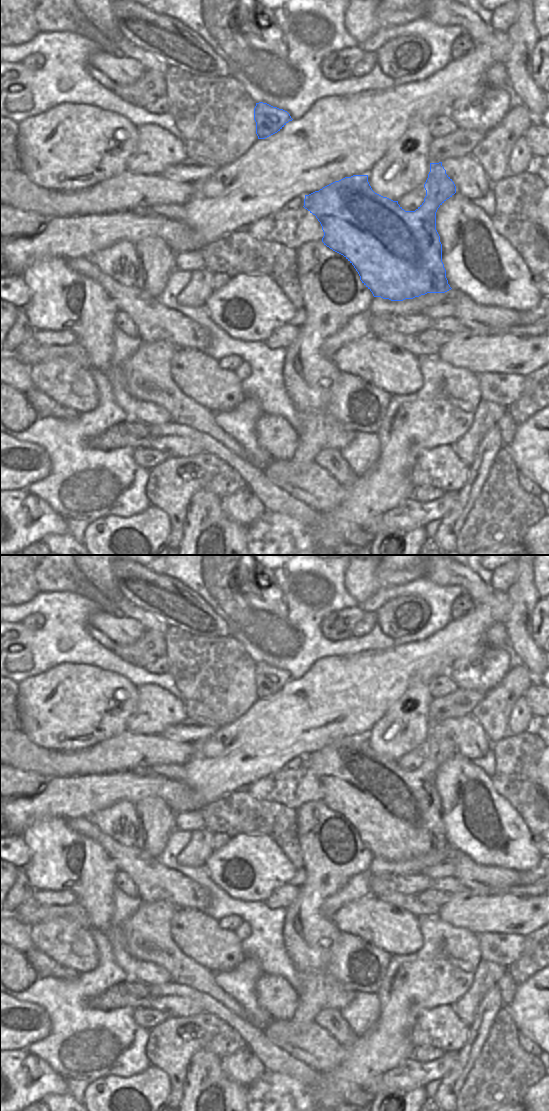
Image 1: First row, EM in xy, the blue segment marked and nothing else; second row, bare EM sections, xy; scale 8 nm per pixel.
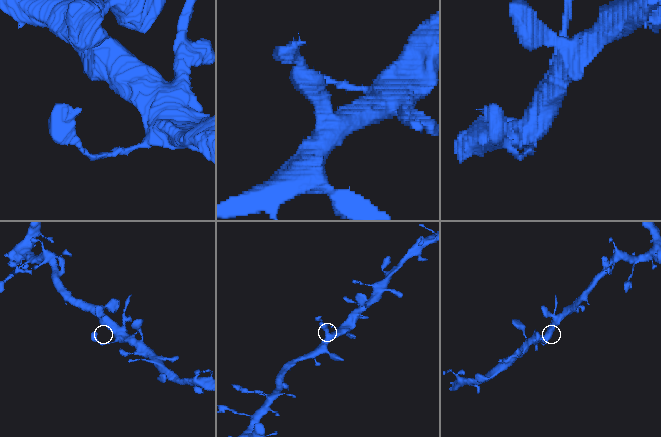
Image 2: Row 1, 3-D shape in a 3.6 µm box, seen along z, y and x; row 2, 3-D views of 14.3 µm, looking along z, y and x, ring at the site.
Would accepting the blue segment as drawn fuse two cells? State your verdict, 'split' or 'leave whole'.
leave whole

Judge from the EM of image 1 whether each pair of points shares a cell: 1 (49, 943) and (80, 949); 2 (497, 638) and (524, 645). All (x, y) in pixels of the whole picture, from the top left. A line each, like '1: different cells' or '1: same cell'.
1: same cell
2: different cells

